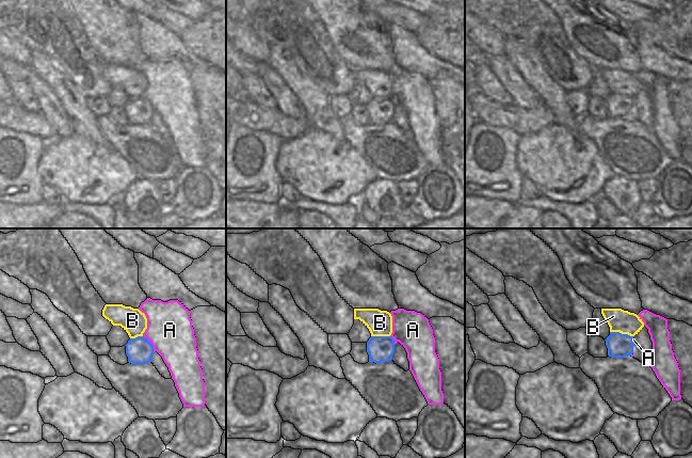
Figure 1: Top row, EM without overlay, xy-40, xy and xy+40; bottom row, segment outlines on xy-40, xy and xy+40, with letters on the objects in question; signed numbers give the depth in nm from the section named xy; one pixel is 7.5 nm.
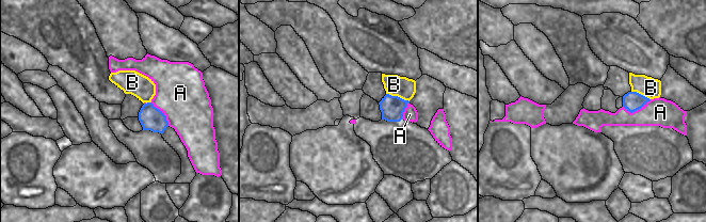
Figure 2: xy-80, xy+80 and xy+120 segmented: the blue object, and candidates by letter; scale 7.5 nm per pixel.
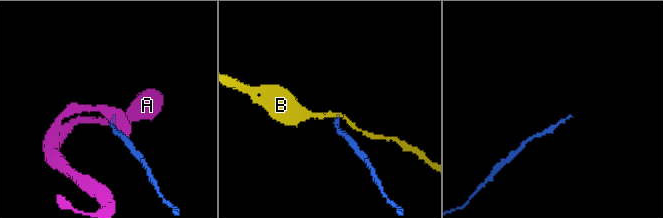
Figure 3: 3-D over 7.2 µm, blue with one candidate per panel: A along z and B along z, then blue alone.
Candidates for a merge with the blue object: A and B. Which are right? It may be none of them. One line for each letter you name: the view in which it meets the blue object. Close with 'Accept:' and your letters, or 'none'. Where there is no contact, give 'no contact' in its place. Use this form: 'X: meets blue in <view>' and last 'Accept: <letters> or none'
Accept: none

